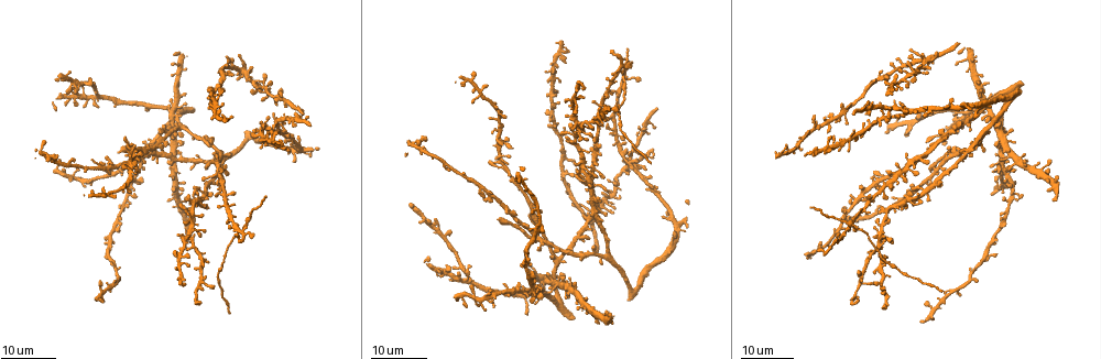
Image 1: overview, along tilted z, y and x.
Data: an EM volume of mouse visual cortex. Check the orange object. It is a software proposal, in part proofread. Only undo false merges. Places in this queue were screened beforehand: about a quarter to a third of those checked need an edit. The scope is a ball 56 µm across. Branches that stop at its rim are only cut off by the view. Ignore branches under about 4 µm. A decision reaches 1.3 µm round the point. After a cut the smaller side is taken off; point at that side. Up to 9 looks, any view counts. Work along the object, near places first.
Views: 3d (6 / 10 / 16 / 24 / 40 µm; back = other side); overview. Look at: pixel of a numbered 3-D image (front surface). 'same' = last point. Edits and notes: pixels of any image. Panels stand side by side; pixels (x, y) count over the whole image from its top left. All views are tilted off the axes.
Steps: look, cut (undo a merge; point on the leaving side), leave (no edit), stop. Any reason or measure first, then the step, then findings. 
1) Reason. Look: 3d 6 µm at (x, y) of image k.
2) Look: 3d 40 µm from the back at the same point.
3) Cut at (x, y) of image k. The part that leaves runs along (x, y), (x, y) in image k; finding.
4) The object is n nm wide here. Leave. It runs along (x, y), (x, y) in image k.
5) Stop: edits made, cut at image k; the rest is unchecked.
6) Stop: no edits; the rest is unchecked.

Look: 3d 24 µm at (561, 257) of image 1.

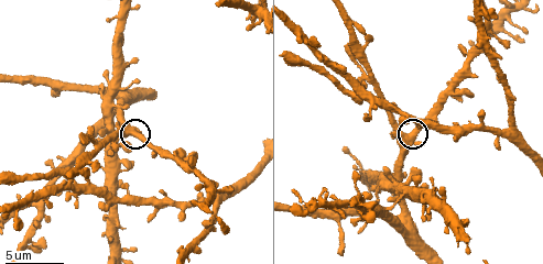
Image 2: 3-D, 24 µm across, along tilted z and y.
Look: 3d 6 µm at (414, 136) of image 2.

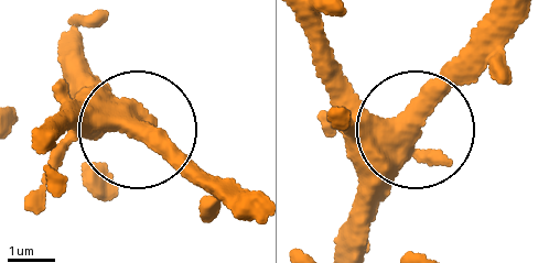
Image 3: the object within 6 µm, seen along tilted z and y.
The object is 490 nm wide here. Leave. It runs along (310, 18), (365, 106), (415, 135), (409, 164), (345, 228) in image 3; all the same neuron.

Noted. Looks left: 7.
Thin arm on a thick one. Look: 3d 6 µm at (71, 182) of image 2.

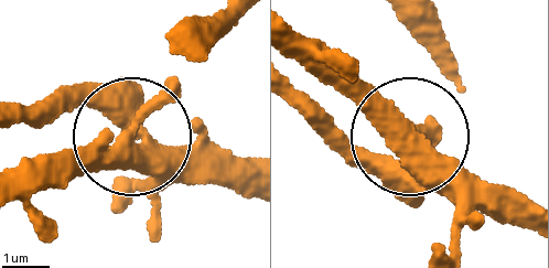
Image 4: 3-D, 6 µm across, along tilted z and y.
Look: 3d 6 µm from the back at (125, 139) of image 4.

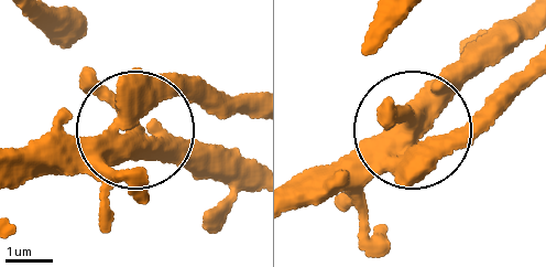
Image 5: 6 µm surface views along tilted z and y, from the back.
3 arms meet here. Cut at (167, 88) of image 5. Two neurons meet here.

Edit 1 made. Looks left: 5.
Look: 3d 16 µm at (925, 59) of image 1.

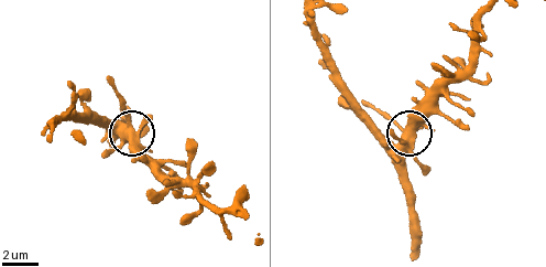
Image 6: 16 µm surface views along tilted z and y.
Closer look. Look: 3d 10 µm at (413, 136) of image 6.

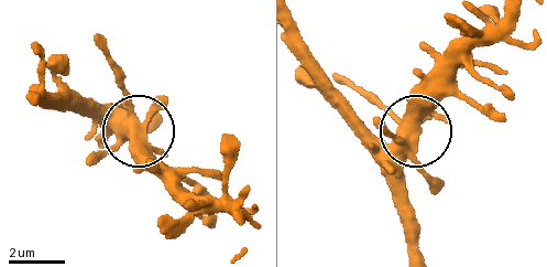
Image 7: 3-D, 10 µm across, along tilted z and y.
The side arm is 7 µm long. Leave. All the same neuron.

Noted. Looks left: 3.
Two arms in line, one across. Look: 3d 24 µm at (604, 100) of image 1.

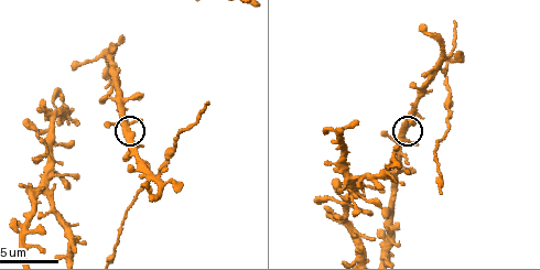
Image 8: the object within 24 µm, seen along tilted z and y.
Look: 3d 6 µm at (401, 131) of image 8.

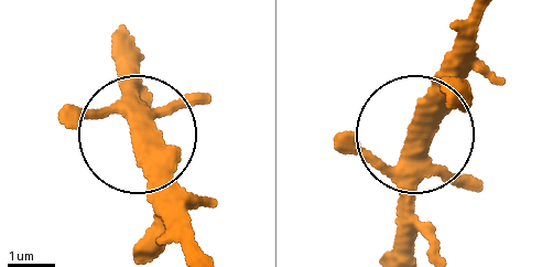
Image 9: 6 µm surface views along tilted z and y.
3 arms meet here. Leave. One neuron here.

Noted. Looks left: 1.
Stop: edits made, cut at image 5; the rest is unchecked.

